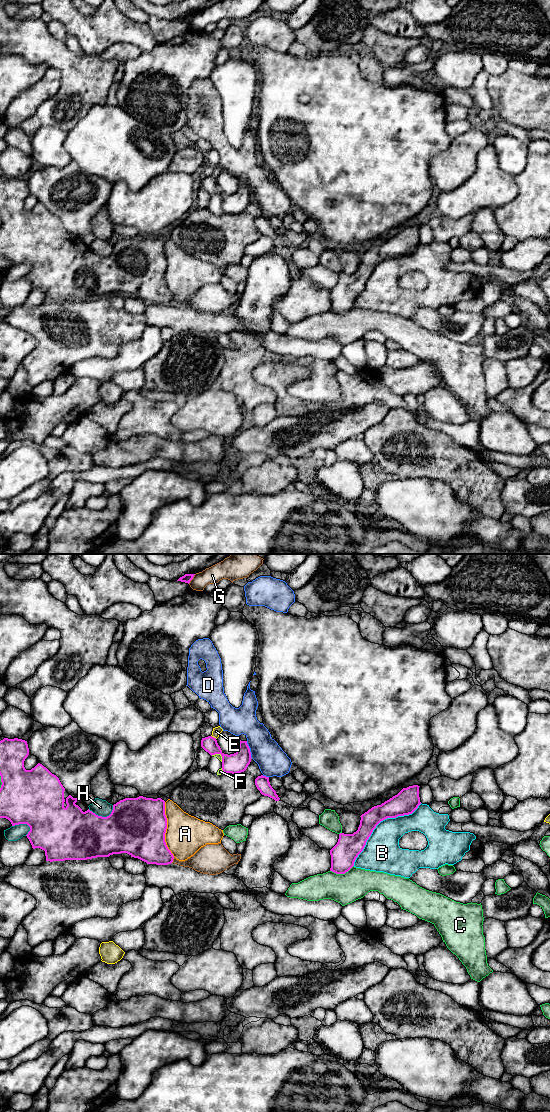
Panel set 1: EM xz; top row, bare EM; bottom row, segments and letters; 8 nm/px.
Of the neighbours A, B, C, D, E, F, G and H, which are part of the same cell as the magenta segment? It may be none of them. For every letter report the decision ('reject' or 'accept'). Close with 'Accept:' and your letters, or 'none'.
A: reject
B: reject
C: reject
D: reject
E: reject
F: reject
G: reject
H: reject
Accept: none

